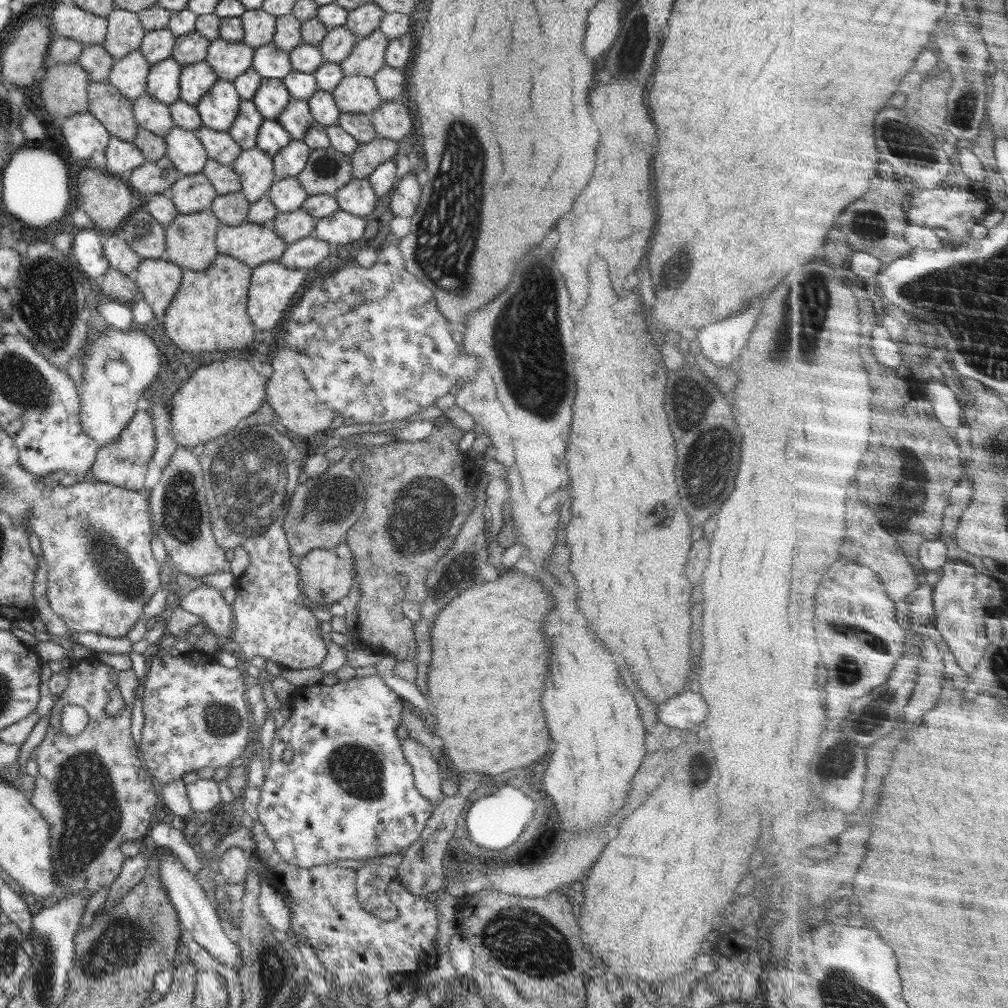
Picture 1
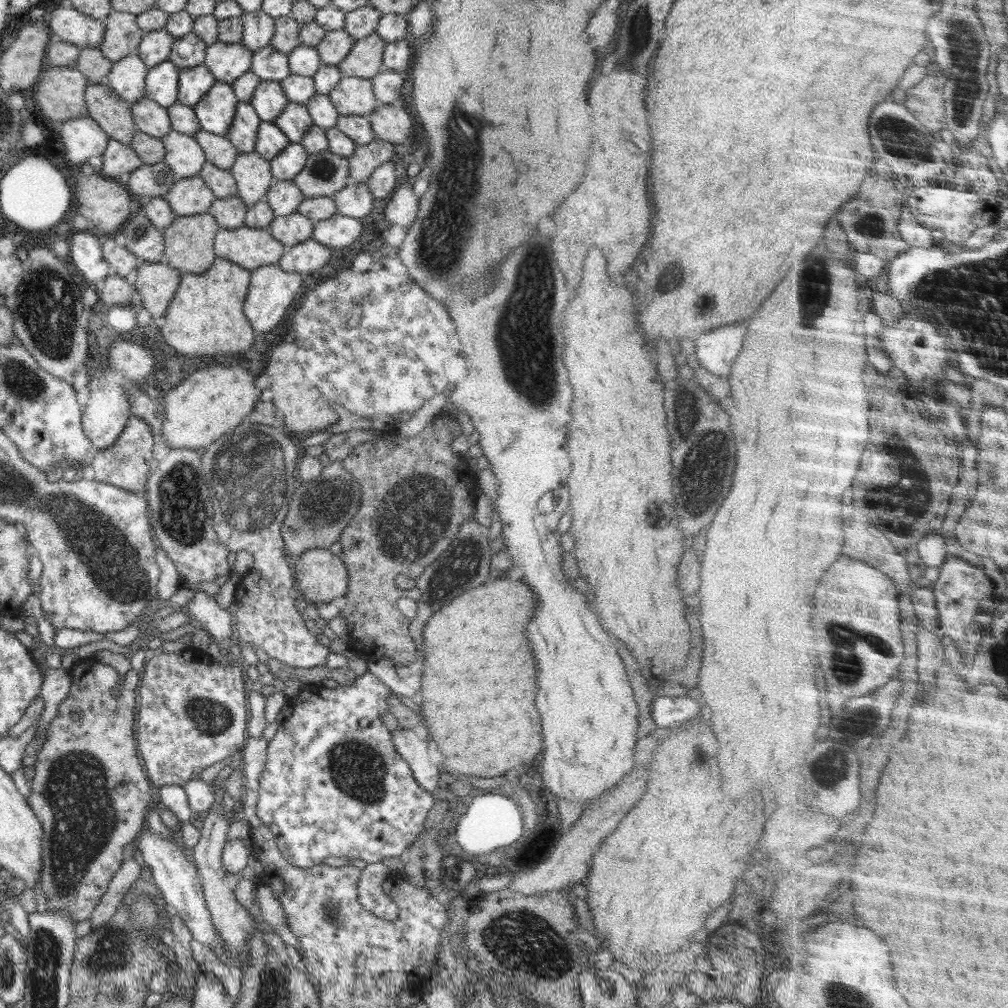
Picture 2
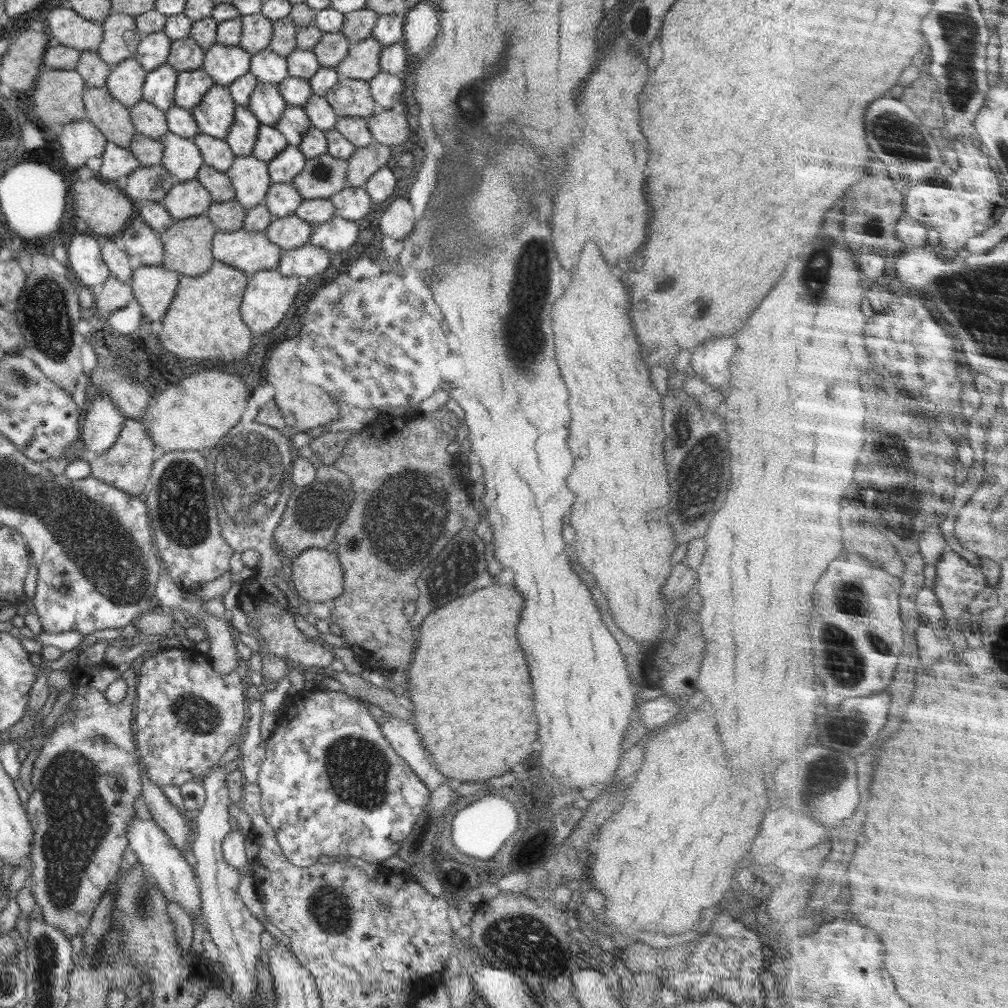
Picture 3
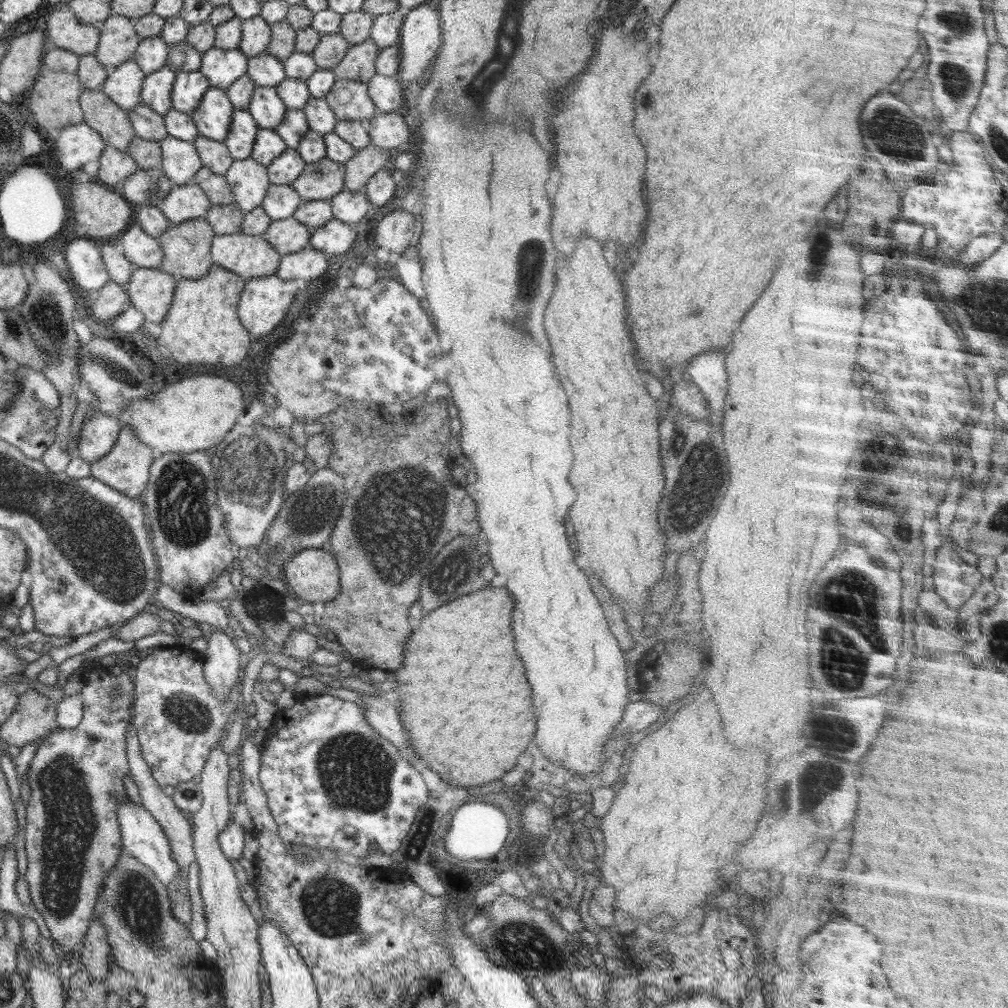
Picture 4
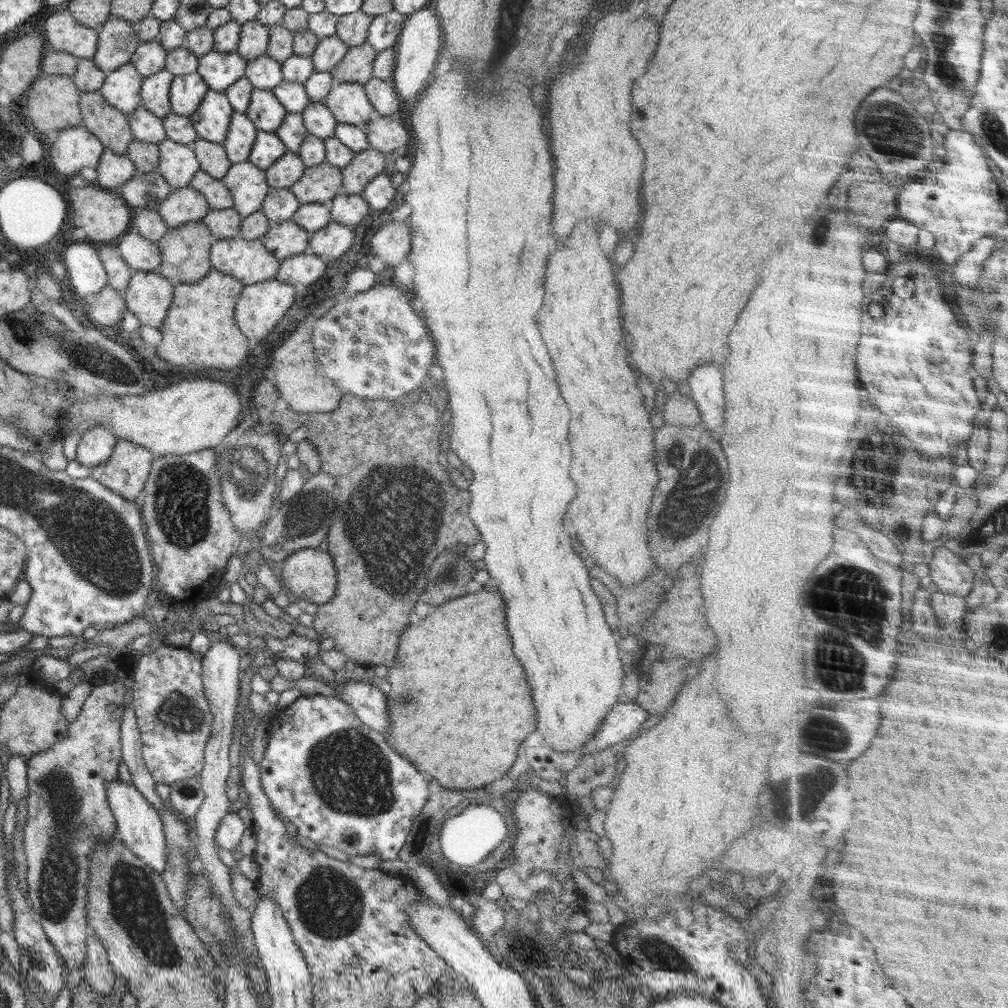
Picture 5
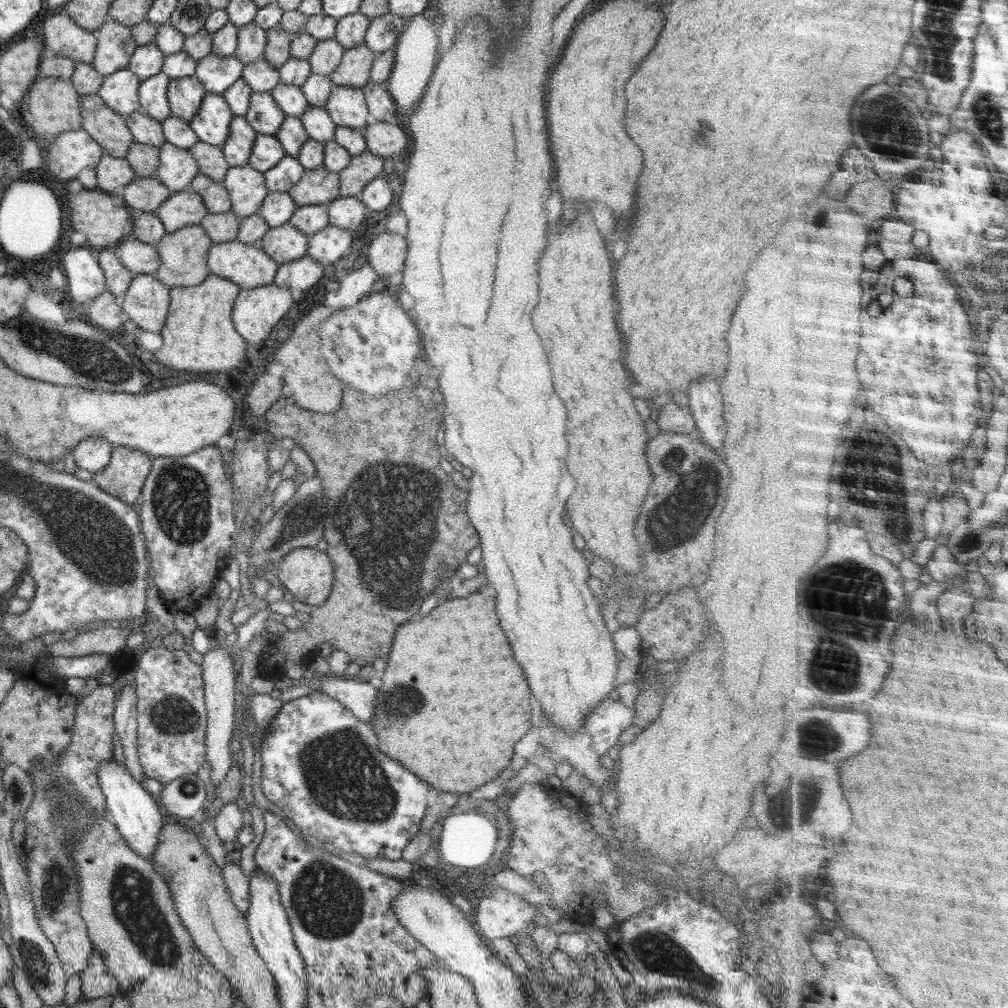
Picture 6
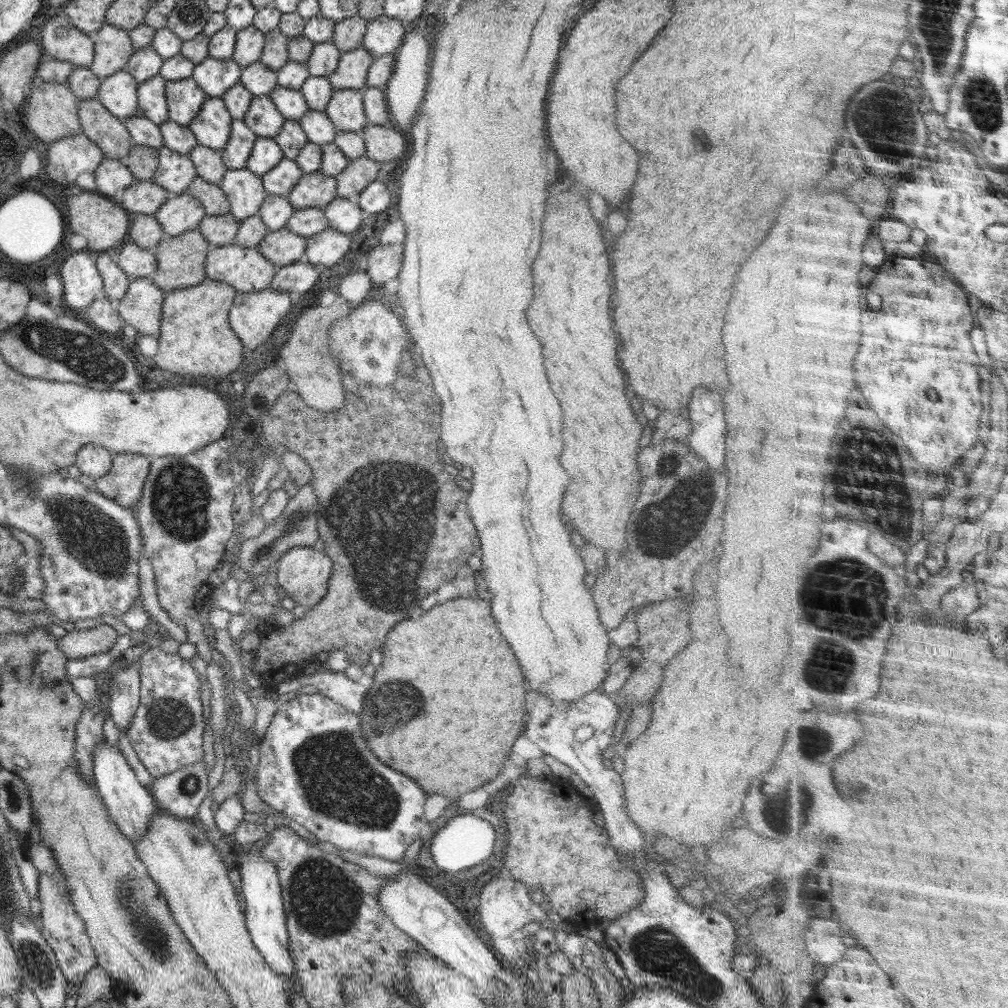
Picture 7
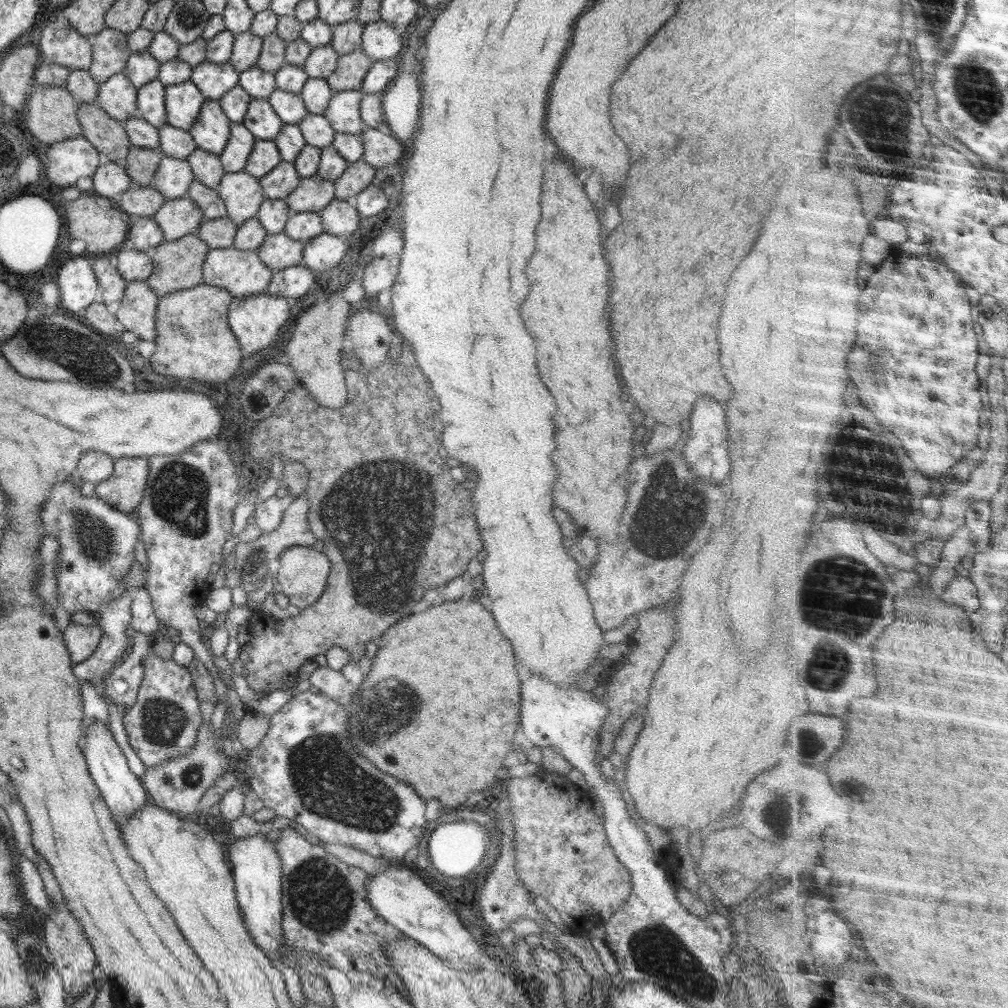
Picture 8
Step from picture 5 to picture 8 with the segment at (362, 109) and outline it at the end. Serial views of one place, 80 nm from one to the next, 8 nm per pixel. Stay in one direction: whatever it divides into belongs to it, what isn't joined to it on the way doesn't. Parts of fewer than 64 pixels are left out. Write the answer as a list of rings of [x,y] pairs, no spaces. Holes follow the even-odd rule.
[[[356,90],[334,92],[323,114],[336,133],[360,136],[369,127],[360,114],[363,93]]]

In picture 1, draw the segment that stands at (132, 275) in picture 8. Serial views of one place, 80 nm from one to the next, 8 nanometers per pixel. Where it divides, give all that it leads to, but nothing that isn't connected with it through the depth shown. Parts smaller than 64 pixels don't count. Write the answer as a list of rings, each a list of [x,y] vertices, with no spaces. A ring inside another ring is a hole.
[[[134,210],[122,228],[124,242],[143,258],[160,259],[165,247],[165,227],[144,210]]]

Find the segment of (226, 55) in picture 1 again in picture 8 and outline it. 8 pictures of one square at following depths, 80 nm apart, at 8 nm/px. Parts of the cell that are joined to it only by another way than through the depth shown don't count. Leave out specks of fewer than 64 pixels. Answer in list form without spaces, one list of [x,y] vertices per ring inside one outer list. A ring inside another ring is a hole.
[[[204,61],[193,68],[191,81],[198,87],[204,98],[219,100],[224,93],[238,85],[238,72],[229,62]]]

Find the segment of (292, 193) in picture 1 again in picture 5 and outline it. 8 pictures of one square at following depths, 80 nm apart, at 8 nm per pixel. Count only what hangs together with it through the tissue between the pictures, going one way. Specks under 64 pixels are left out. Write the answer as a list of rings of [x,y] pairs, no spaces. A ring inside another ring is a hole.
[[[269,187],[261,212],[270,223],[279,223],[290,221],[298,208],[300,208],[300,203],[298,203],[296,196],[292,195],[289,188]]]

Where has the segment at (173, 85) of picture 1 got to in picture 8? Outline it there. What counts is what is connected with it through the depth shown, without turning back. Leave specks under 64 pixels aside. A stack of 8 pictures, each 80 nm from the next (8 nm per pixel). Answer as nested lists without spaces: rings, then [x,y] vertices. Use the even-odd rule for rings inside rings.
[[[157,78],[137,89],[137,107],[138,116],[156,128],[167,124],[165,86]]]

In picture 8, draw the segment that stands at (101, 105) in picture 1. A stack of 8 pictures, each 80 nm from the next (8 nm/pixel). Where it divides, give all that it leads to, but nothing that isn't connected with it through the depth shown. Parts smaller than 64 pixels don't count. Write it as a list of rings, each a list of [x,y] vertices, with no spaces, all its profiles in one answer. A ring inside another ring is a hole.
[[[80,103],[77,117],[82,127],[81,136],[86,138],[96,148],[98,153],[108,156],[114,163],[123,163],[126,160],[132,145],[122,122],[108,116],[108,113],[100,108],[97,103]]]

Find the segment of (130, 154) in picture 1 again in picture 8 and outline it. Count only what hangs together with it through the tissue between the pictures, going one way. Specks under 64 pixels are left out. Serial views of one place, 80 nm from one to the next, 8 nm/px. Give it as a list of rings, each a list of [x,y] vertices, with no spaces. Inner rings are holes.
[[[113,161],[110,164],[99,166],[91,178],[95,196],[102,202],[114,203],[116,194],[126,192],[135,185],[130,176],[125,172],[123,164],[114,163]]]

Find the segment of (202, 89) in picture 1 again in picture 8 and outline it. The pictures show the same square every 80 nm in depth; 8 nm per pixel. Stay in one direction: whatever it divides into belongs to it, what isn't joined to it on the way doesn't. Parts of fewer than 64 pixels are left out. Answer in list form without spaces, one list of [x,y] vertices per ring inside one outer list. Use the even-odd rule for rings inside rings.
[[[191,80],[165,86],[167,124],[189,132],[205,100]]]

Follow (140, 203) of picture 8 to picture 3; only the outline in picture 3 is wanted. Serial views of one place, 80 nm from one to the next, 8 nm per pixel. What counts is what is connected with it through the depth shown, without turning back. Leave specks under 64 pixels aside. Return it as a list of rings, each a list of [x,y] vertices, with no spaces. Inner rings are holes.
[[[162,165],[139,167],[128,175],[123,192],[135,205],[144,201],[160,203],[176,183],[178,179]]]

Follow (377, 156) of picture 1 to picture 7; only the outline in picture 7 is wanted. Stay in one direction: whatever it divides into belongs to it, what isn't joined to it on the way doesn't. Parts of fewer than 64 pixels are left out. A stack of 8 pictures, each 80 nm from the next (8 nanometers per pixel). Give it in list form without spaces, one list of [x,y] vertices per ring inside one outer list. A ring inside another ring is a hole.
[[[367,157],[350,161],[348,167],[335,176],[337,197],[349,199],[360,195],[368,184],[378,180],[380,168],[380,163]]]

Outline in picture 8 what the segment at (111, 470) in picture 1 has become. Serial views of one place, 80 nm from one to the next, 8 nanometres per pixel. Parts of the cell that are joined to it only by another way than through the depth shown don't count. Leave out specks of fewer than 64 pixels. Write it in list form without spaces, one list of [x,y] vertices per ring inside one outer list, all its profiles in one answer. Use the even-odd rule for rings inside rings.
[[[115,458],[114,472],[95,485],[94,494],[110,506],[133,515],[141,503],[149,473],[145,458]]]

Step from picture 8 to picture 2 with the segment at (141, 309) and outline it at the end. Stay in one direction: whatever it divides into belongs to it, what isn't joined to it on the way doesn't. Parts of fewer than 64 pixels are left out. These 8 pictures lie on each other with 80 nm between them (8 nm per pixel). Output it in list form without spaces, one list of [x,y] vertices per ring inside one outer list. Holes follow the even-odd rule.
[[[144,262],[141,266],[135,268],[138,273],[135,288],[138,293],[138,304],[142,305],[154,320],[161,320],[166,314],[166,309],[170,306],[175,292],[179,288],[181,272],[168,264]]]

